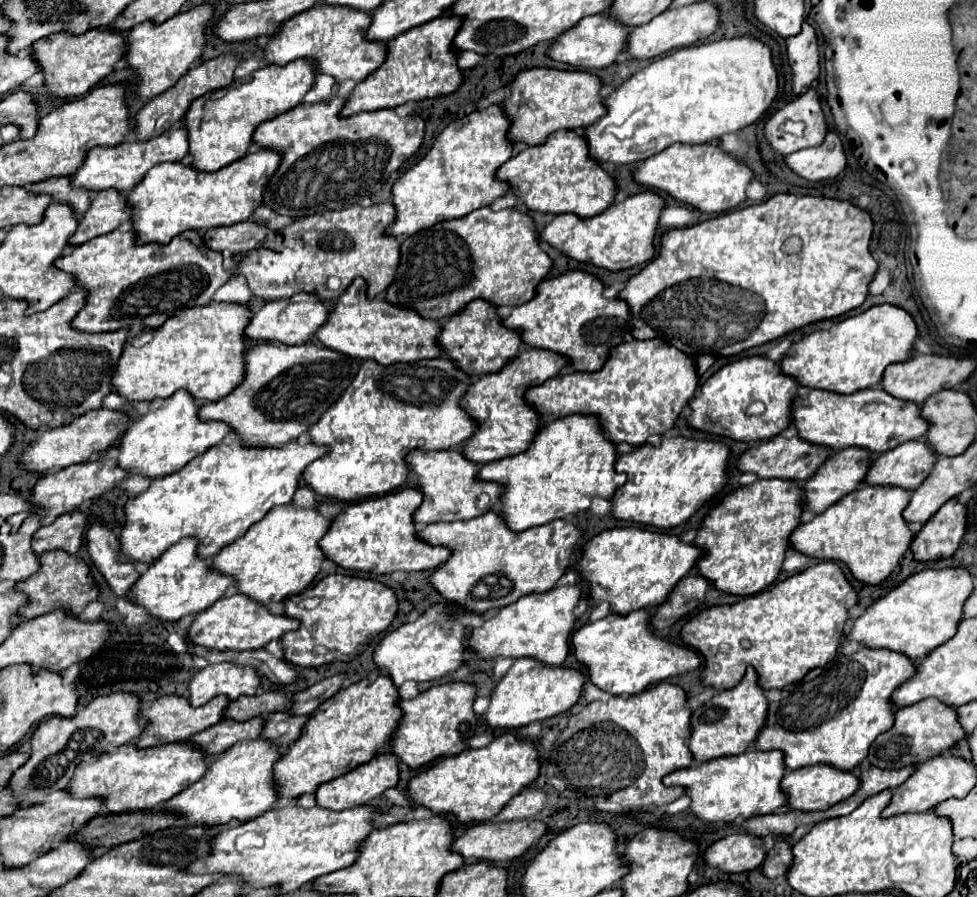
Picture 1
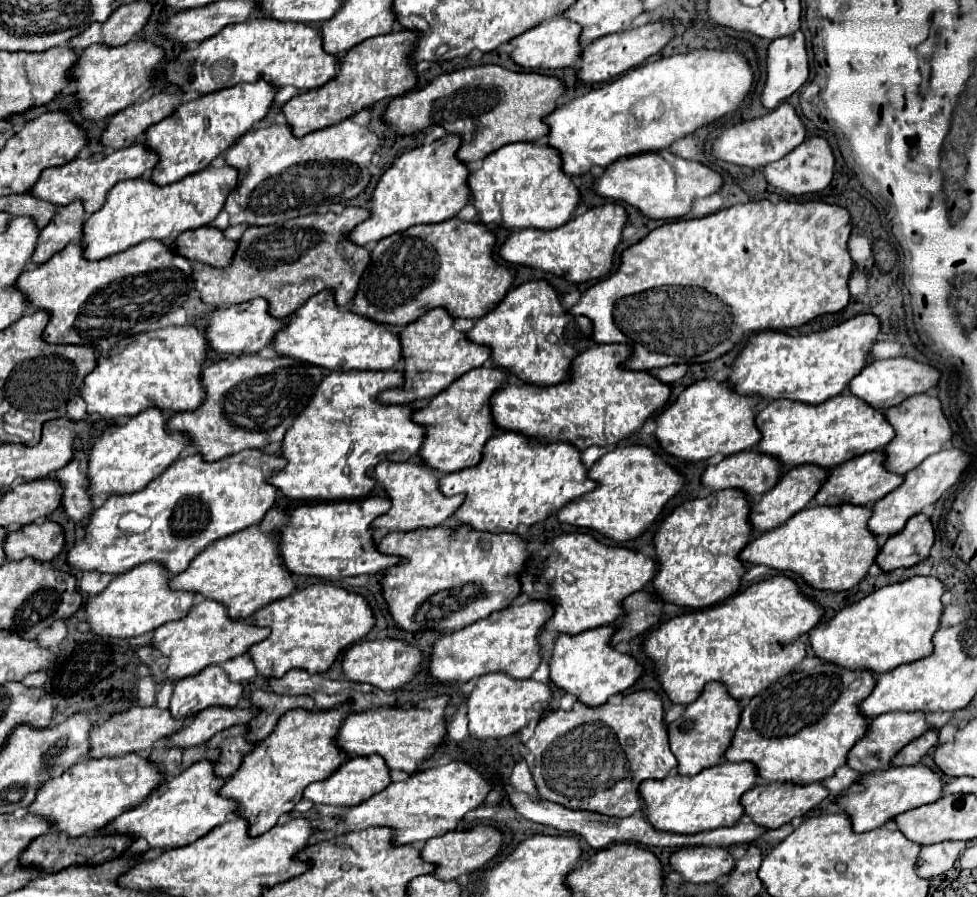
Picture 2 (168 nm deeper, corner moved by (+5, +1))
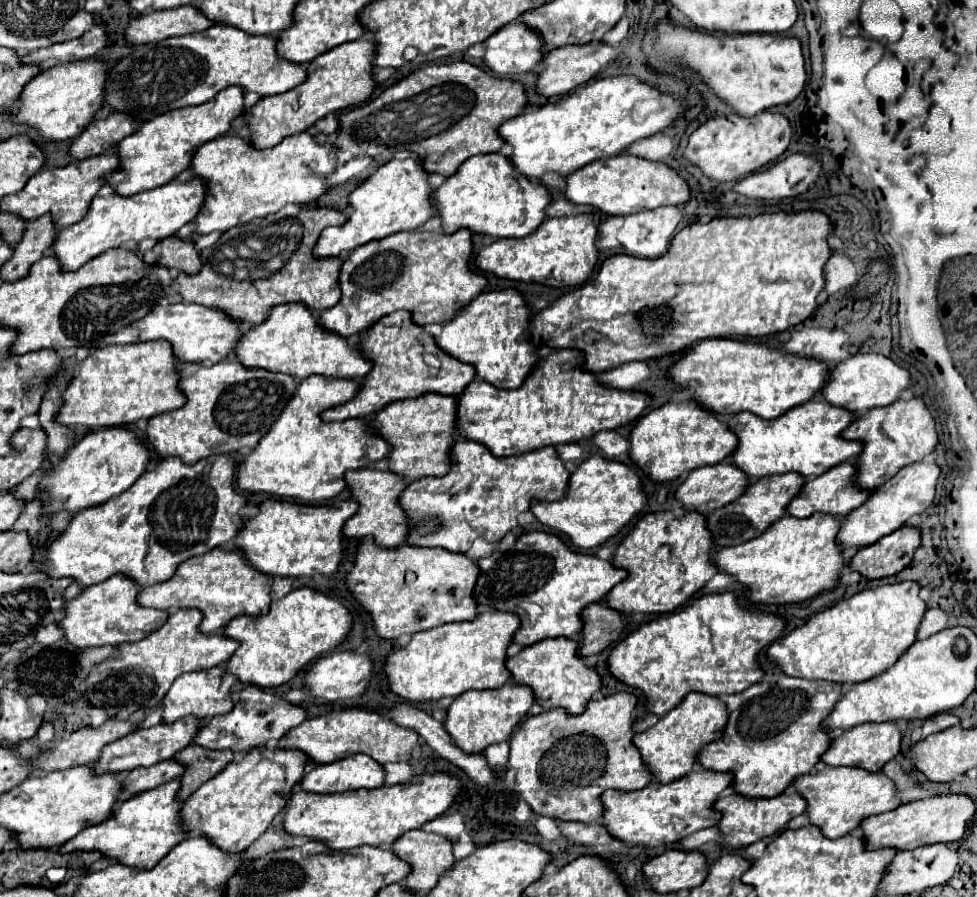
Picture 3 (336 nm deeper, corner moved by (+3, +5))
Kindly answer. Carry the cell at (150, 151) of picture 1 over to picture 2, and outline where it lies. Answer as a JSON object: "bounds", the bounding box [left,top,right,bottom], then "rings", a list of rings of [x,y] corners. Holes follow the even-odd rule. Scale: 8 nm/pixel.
{"bounds":[28,143,158,215],"rings":[[[138,143],[138,145],[118,149],[114,153],[96,153],[86,159],[72,159],[66,165],[46,169],[46,171],[42,171],[38,183],[34,183],[34,187],[28,193],[36,199],[48,201],[58,207],[64,207],[72,201],[82,201],[84,213],[92,215],[106,201],[106,193],[110,191],[110,187],[114,187],[120,181],[142,177],[142,175],[150,173],[156,163],[158,163],[158,155],[154,155],[152,151],[148,151],[146,147],[142,147]]]}

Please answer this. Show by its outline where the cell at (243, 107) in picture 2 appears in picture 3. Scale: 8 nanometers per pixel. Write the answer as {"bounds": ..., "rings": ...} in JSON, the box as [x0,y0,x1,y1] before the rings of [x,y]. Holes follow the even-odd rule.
{"bounds":[108,85,246,197],"rings":[[[232,85],[216,95],[216,99],[202,103],[202,105],[192,105],[192,107],[182,107],[168,111],[160,117],[154,117],[146,123],[140,125],[140,129],[120,141],[118,145],[118,157],[122,163],[122,171],[112,175],[108,179],[108,185],[116,189],[116,193],[128,197],[136,195],[142,191],[156,189],[160,185],[166,185],[172,181],[176,175],[180,175],[184,169],[190,167],[194,153],[198,151],[200,145],[228,133],[232,121],[240,115],[244,115],[246,105],[244,105],[244,89],[238,85]]]}

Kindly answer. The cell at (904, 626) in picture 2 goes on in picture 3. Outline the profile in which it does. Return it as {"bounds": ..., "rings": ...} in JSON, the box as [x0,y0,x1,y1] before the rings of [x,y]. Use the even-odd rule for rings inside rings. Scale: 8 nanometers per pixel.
{"bounds":[766,581,928,683],"rings":[[[902,581],[878,589],[860,591],[854,597],[812,615],[802,627],[796,627],[780,641],[776,639],[768,647],[766,655],[774,665],[778,665],[778,669],[782,669],[786,675],[792,677],[826,679],[834,683],[860,683],[868,677],[880,675],[886,669],[890,669],[892,663],[896,663],[900,655],[904,655],[904,651],[908,651],[908,647],[912,647],[912,643],[916,643],[918,639],[918,627],[928,609],[926,601],[922,601],[918,593],[920,593],[920,583],[916,581]]]}

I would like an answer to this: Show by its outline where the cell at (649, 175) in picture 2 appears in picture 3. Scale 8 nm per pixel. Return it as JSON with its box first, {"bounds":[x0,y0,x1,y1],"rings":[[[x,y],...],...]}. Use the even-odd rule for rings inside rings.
{"bounds":[566,155,690,215],"rings":[[[616,155],[612,159],[600,159],[596,163],[590,163],[588,167],[582,167],[580,171],[566,177],[566,197],[572,203],[578,205],[592,205],[596,211],[608,213],[608,215],[632,215],[640,213],[642,209],[656,209],[664,205],[682,205],[690,199],[690,185],[682,175],[678,175],[670,165],[662,161],[650,161],[636,155]]]}

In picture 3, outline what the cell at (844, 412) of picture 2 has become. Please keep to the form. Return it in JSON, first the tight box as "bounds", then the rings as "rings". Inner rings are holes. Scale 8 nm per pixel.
{"bounds":[728,399,864,479],"rings":[[[812,399],[804,405],[792,407],[778,419],[762,419],[748,411],[736,413],[728,419],[728,425],[738,435],[738,449],[734,451],[734,463],[750,477],[760,479],[766,475],[798,471],[804,477],[818,477],[834,465],[844,461],[856,461],[864,443],[860,439],[844,439],[842,433],[854,423],[856,415],[844,407],[830,405],[824,399]]]}

